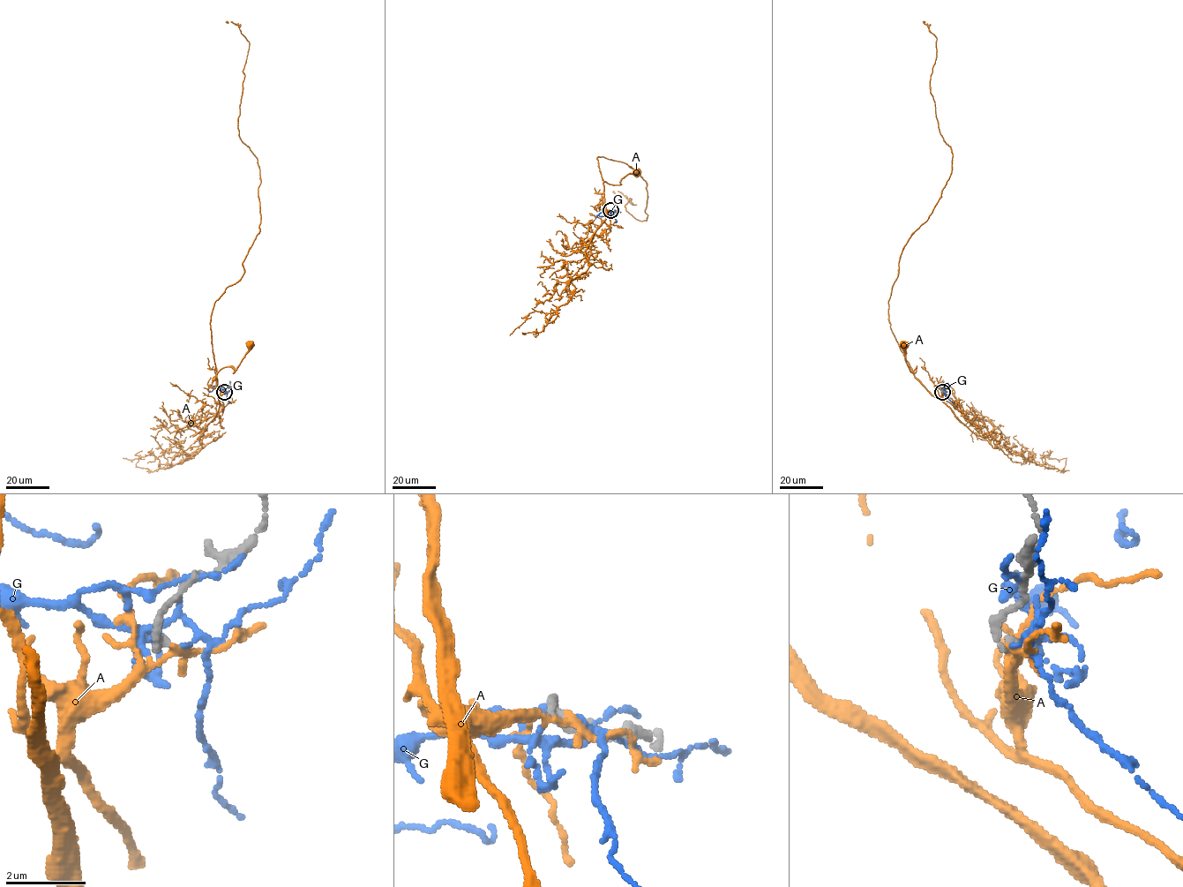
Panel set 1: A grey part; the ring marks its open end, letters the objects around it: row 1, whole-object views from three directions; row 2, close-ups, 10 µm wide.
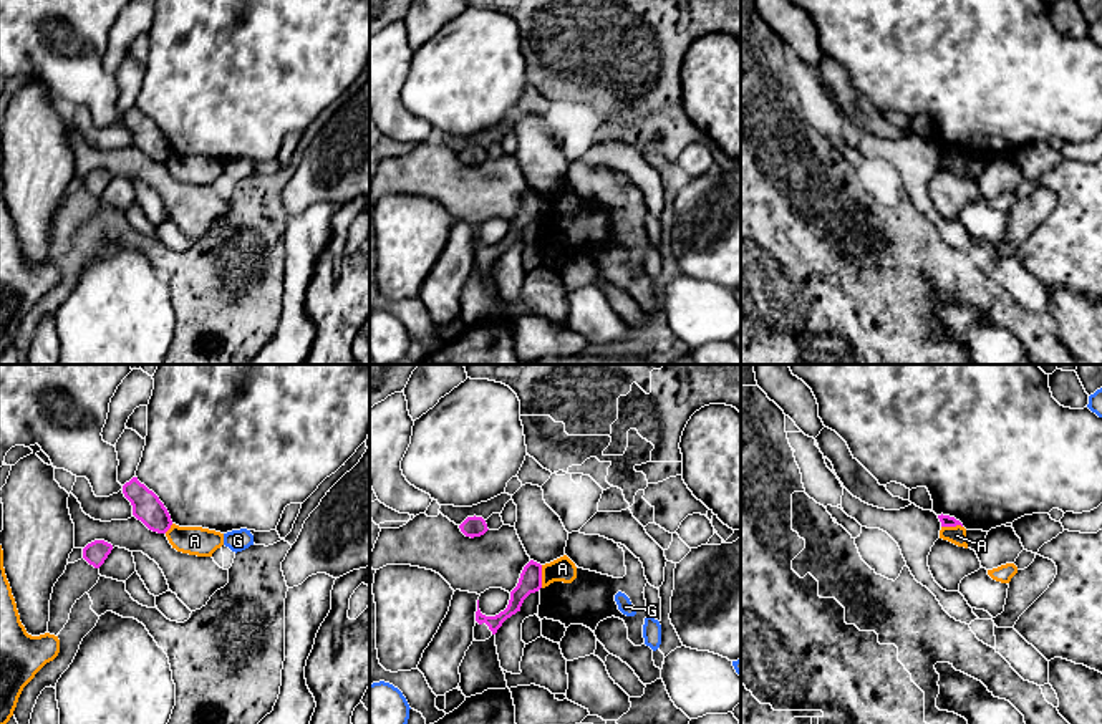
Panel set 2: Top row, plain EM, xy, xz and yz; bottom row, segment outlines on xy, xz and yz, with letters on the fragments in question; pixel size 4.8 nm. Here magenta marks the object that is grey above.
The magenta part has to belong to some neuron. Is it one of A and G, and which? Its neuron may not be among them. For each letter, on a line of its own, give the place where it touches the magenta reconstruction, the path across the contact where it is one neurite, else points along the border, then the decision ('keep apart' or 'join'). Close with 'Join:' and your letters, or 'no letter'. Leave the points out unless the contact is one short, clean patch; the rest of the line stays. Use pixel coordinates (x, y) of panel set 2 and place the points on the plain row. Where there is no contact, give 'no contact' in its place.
A: meets magenta in xz at (541, 206); border along xz (541, 194), (542, 216); keep apart
G: no contact; keep apart
Join: no letter

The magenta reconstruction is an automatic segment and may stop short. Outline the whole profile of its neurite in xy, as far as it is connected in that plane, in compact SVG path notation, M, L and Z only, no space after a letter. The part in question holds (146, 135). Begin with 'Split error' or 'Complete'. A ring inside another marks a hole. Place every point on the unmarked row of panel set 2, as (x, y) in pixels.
Complete. M138 106L123 114L123 123L133 134L133 144L149 159L166 162L171 157L172 149L167 138Z

